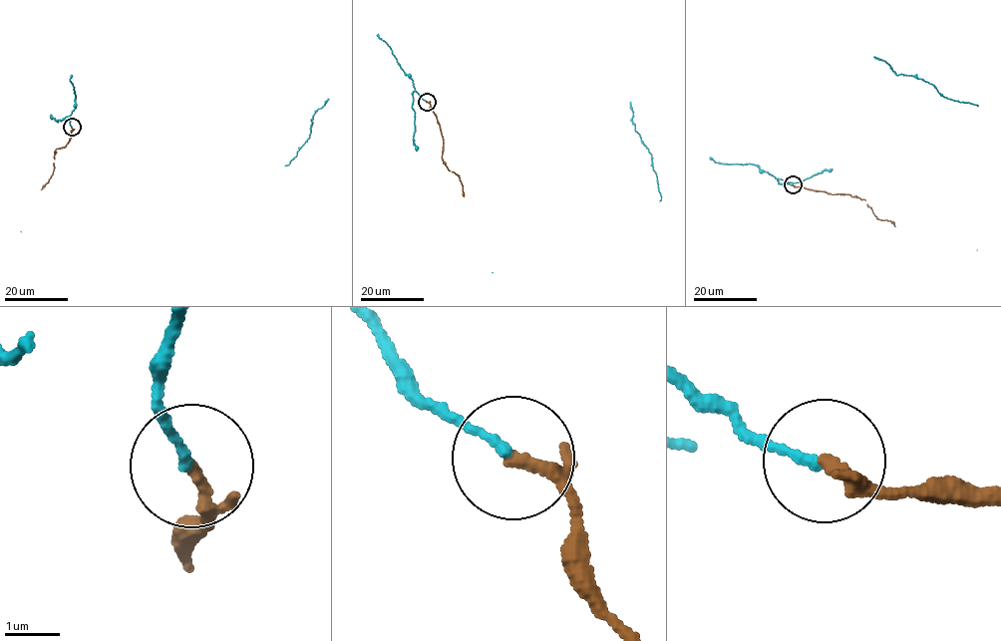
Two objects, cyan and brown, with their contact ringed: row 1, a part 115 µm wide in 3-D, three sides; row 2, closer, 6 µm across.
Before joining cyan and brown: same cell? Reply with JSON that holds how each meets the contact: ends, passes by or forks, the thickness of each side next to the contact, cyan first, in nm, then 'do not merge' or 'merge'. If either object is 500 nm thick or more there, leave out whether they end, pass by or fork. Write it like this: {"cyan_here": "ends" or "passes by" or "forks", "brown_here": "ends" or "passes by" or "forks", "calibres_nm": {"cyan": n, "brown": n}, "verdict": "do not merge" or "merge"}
{"cyan_here": "ends", "brown_here": "passes by", "calibres_nm": {"cyan": 160, "brown": 150}, "verdict": "merge"}

